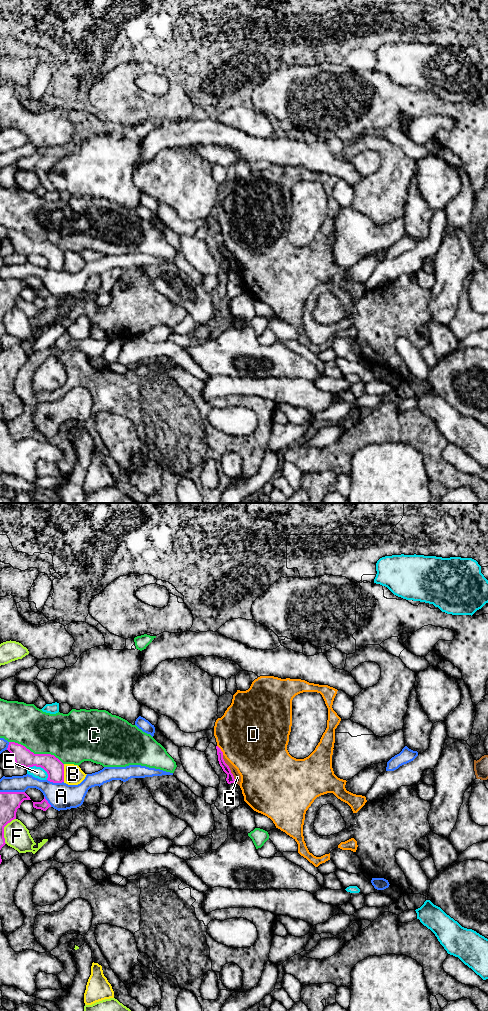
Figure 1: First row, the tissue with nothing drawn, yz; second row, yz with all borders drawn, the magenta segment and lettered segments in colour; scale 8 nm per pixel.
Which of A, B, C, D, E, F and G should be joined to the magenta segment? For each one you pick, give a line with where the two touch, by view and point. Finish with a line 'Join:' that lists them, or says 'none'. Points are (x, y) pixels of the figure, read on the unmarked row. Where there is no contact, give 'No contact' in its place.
Join: none

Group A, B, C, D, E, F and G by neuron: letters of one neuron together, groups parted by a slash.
A / B / C / D / E / F / G

